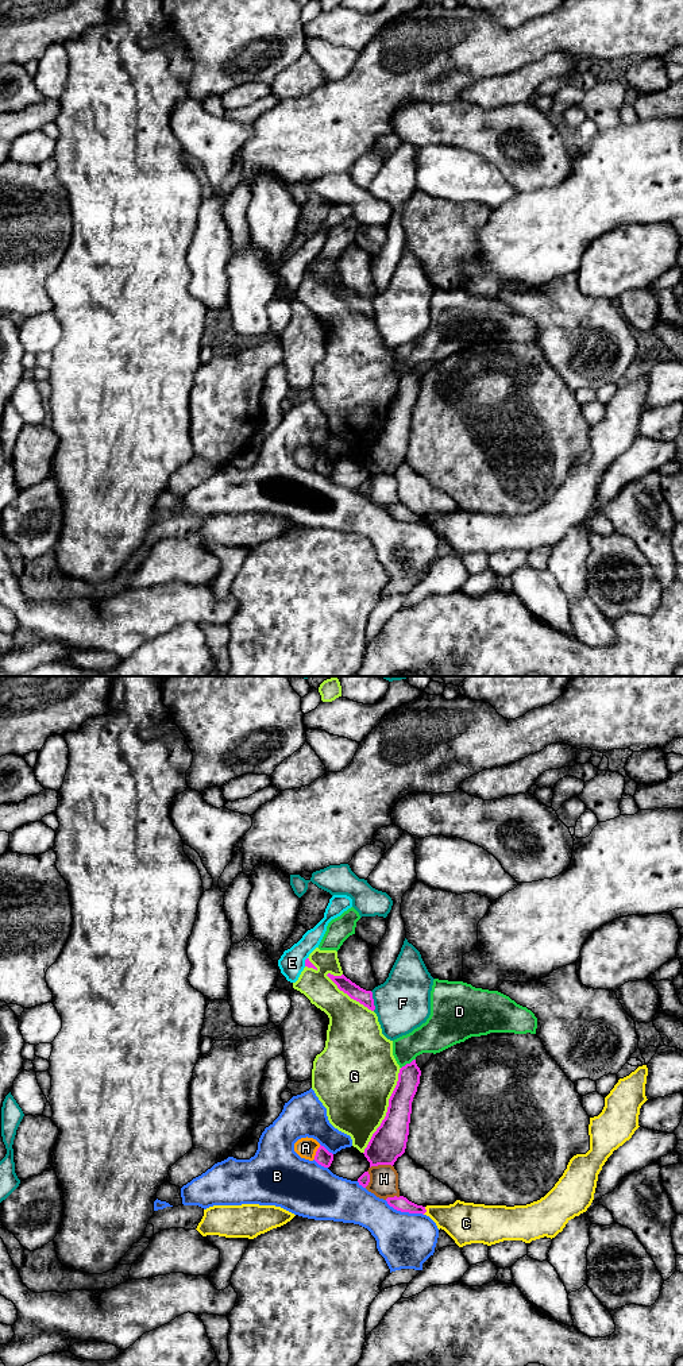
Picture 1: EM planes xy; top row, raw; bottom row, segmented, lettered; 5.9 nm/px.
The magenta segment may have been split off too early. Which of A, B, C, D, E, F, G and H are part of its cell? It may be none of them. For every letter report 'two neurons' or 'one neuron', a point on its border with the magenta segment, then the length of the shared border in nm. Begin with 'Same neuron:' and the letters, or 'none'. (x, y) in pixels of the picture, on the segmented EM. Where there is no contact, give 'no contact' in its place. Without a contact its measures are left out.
Same neuron: none
A: two neurons | xy (316, 1152) | 100 nm
B: two neurons | xy (404, 1211) | 240 nm
C: two neurons | xy (425, 1211) | 50 nm
D: two neurons | xy (408, 1064) | 110 nm
E: two neurons | xy (305, 961) | 60 nm
F: two neurons | xy (373, 1000) | 120 nm
G: two neurons | xy (388, 1111) | 550 nm
H: two neurons | xy (381, 1164) | 140 nm

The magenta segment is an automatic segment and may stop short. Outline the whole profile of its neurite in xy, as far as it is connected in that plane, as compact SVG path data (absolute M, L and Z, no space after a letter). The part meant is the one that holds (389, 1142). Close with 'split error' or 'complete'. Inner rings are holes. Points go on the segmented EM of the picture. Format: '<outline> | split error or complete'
M413 1060L400 1069L397 1085L389 1099L389 1107L381 1126L373 1134L364 1157L371 1166L394 1165L405 1153L412 1101L420 1084L421 1070Z | complete

